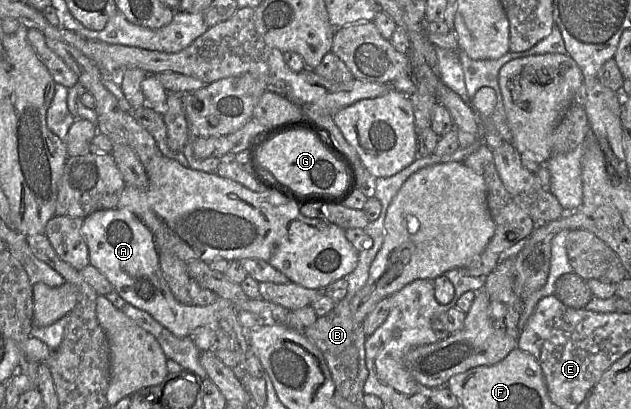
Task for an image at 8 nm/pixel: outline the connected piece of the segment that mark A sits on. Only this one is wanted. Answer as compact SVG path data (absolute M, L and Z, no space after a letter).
M115 208L95 211L83 219L81 234L88 247L89 264L108 279L114 291L125 302L149 313L176 337L191 335L196 329L205 325L217 326L220 311L228 306L233 306L237 313L252 312L263 317L266 322L296 329L289 322L290 310L261 298L239 302L217 298L212 304L206 306L182 304L177 301L162 275L151 231L130 210Z

